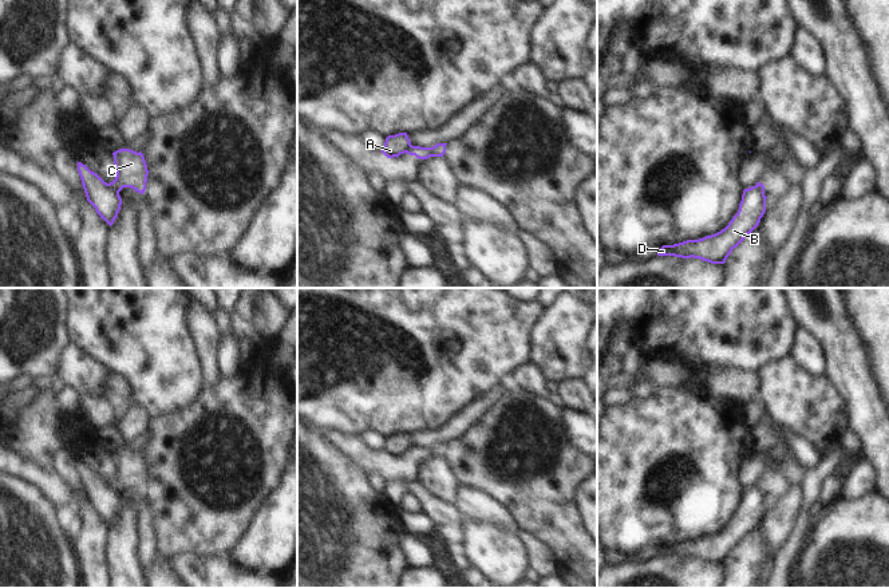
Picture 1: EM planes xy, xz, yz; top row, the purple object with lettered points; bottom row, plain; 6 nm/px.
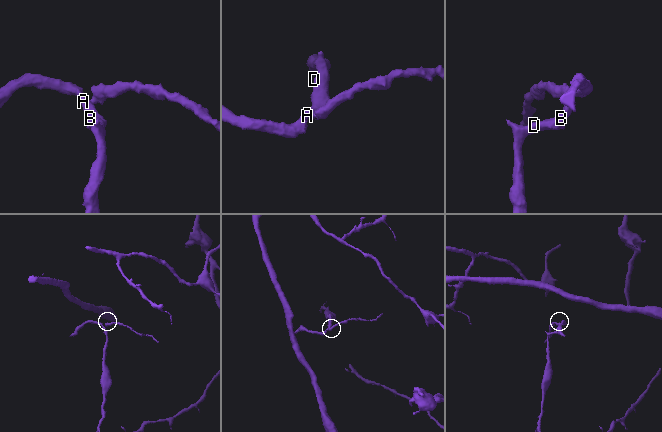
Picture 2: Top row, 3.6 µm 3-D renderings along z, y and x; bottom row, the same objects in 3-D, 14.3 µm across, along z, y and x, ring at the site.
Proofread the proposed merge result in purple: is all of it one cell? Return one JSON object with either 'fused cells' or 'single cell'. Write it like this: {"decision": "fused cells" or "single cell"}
{"decision": "fused cells"}

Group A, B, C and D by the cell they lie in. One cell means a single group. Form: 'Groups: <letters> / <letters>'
Groups: A B D / C.

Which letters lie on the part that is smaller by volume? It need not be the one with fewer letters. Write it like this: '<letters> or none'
C

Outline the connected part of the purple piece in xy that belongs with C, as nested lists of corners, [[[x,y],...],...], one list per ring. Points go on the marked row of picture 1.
[[[120,149],[112,153],[116,169],[116,177],[108,183],[115,192],[123,188],[131,188],[143,194],[147,182],[147,165],[142,151],[137,153],[130,149]]]

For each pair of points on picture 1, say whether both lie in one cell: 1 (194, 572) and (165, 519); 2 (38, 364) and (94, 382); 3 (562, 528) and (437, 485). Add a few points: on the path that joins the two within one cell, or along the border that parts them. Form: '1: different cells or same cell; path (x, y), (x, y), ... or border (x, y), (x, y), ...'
1: different cells; border (216, 556), (176, 553), (168, 561)
2: different cells; border (70, 342), (60, 354), (55, 373)
3: different cells; border (443, 458), (461, 485)

